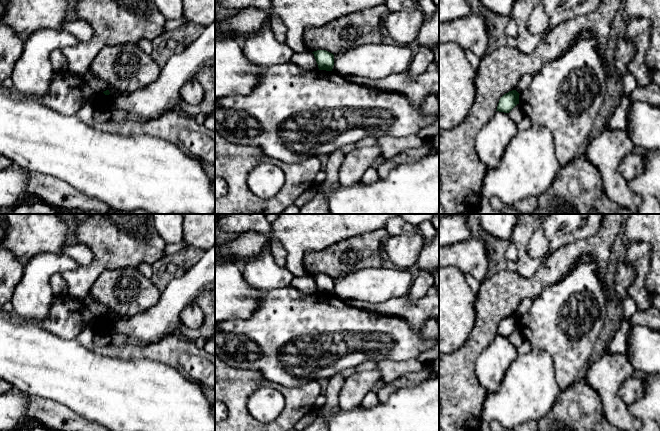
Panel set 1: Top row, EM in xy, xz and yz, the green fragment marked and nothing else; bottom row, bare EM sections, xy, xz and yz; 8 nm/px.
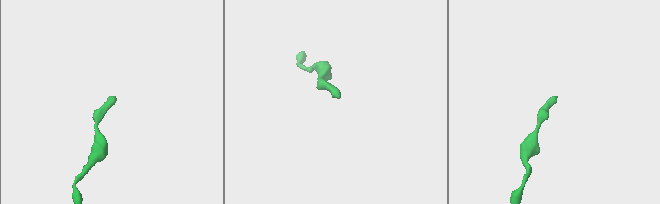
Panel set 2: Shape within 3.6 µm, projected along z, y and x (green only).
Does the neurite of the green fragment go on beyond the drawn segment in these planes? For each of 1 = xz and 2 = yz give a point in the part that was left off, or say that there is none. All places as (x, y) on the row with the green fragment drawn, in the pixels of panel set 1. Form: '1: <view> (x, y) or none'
1: none
2: none

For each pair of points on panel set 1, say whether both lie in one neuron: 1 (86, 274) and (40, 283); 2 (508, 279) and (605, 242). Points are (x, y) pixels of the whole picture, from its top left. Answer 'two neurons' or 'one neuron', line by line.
1: two neurons
2: one neuron

